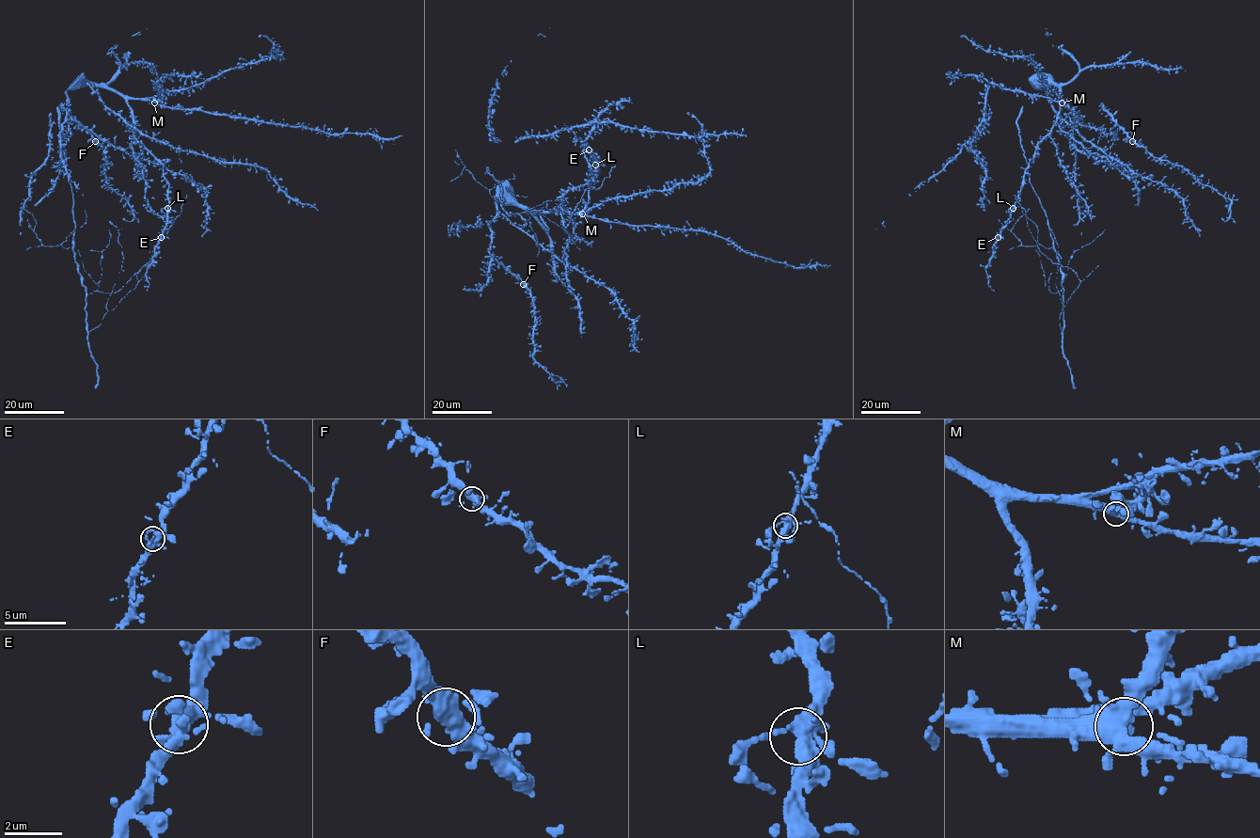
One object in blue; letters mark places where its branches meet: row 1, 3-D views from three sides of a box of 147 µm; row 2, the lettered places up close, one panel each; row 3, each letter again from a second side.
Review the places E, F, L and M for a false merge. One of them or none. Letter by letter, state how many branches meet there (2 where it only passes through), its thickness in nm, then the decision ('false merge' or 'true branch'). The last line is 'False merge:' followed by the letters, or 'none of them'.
E: 6 branches meet; 400 nm thick; true branch
F: 6 branches meet; 420 nm thick; true branch
L: 6 branches meet; 400 nm thick; true branch
M: 6 branches meet; 420 nm thick; true branch
False merge: none of them

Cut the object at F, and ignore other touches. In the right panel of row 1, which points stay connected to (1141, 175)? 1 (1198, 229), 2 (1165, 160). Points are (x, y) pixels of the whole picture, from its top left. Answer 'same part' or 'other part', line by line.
1: same part
2: other part

